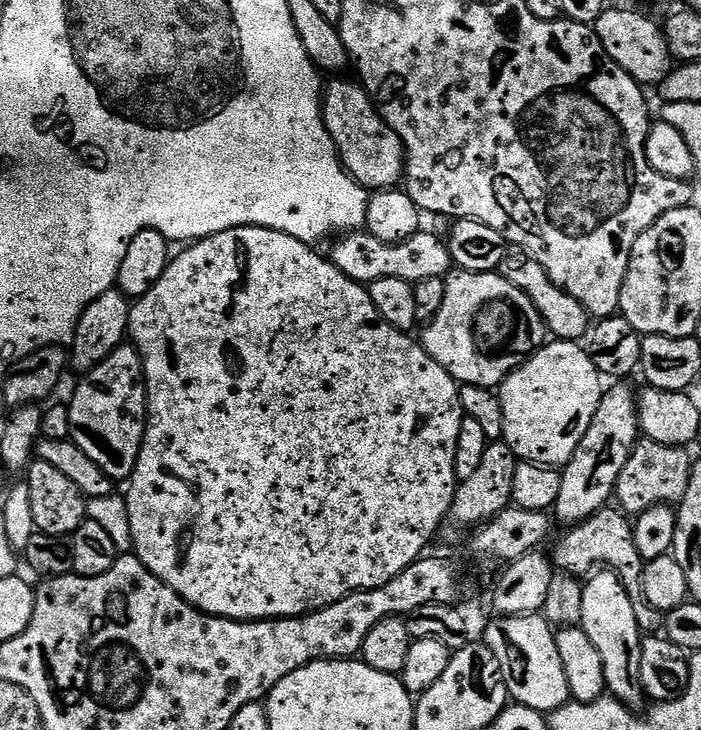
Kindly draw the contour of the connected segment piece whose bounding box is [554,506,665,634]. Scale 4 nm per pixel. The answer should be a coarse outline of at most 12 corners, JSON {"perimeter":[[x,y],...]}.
{"perimeter":[[605,506],[565,531],[554,564],[587,577],[615,572],[641,633],[656,634],[665,613],[646,602],[646,561],[633,521]]}

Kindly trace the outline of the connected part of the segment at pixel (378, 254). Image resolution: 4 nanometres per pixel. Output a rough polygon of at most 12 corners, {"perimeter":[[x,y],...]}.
{"perimeter":[[367,230],[341,235],[332,265],[365,286],[414,286],[454,268],[447,243],[427,230],[397,244]]}

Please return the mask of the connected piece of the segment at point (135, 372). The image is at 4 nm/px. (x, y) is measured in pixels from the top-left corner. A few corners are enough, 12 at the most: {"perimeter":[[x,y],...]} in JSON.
{"perimeter":[[125,342],[67,401],[70,439],[113,482],[148,429],[140,352]]}

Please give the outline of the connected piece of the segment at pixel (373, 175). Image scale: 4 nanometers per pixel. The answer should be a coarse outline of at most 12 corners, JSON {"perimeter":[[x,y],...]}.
{"perimeter":[[327,81],[324,125],[344,169],[395,188],[404,143],[359,83]]}

